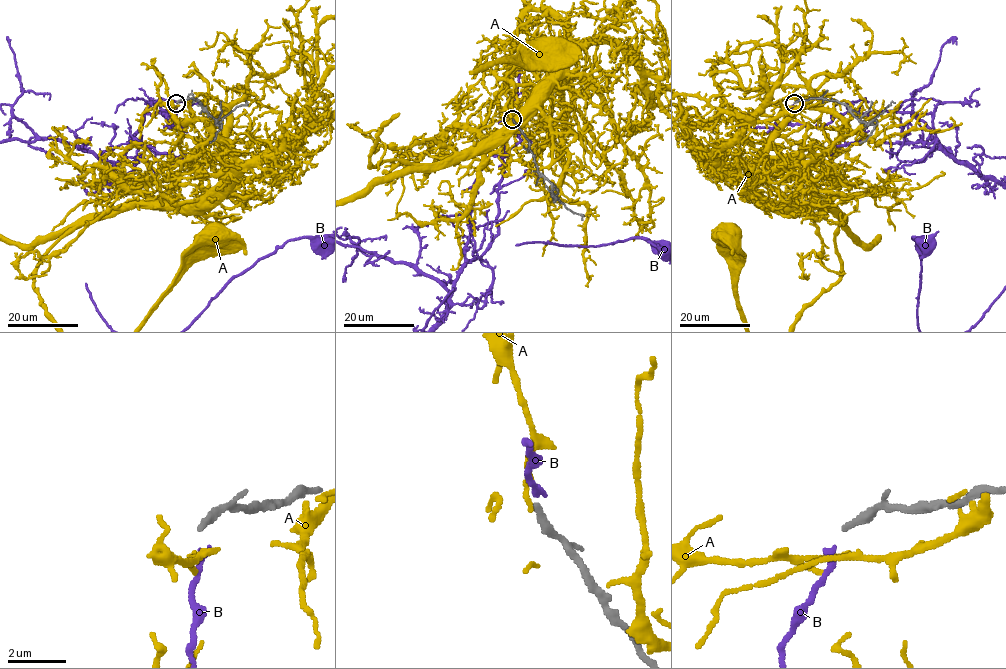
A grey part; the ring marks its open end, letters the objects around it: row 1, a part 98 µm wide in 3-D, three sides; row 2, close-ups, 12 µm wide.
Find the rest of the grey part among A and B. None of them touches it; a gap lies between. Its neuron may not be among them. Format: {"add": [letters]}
{"add": []}

